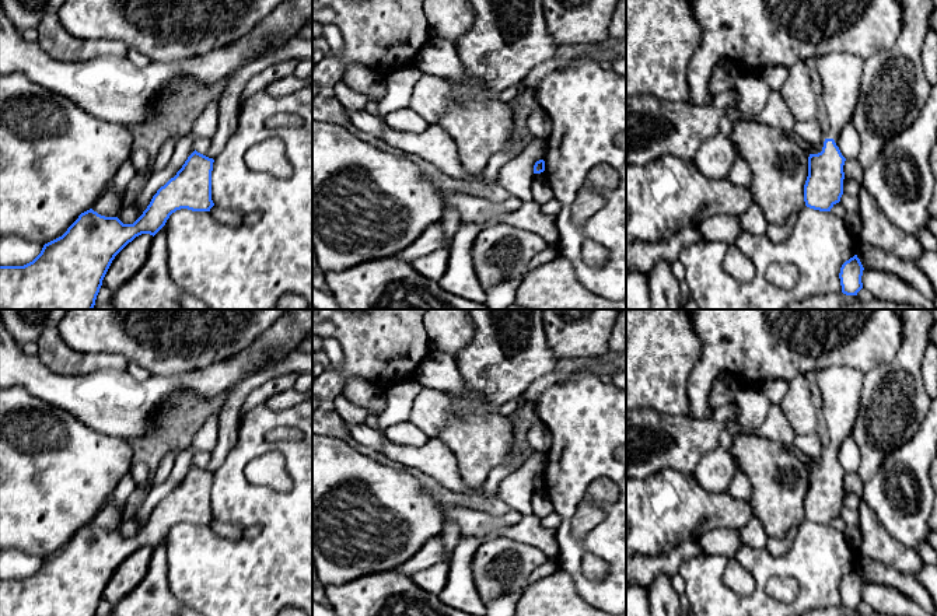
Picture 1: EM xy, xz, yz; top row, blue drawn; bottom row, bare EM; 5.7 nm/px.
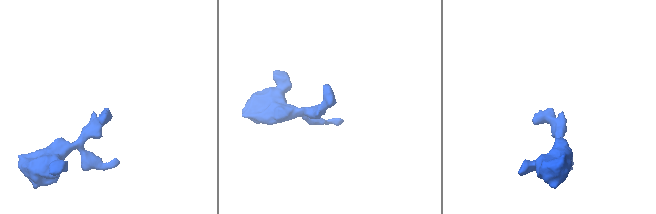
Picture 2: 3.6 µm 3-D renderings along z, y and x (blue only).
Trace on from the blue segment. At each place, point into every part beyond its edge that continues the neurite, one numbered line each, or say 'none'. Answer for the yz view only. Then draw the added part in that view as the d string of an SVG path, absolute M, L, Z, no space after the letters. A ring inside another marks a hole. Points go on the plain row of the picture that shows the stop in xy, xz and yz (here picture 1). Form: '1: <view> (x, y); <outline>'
1: yz (841, 388); M832 365L817 374L829 433L828 452L836 454L842 442L854 434L863 384L864 374L852 367Z

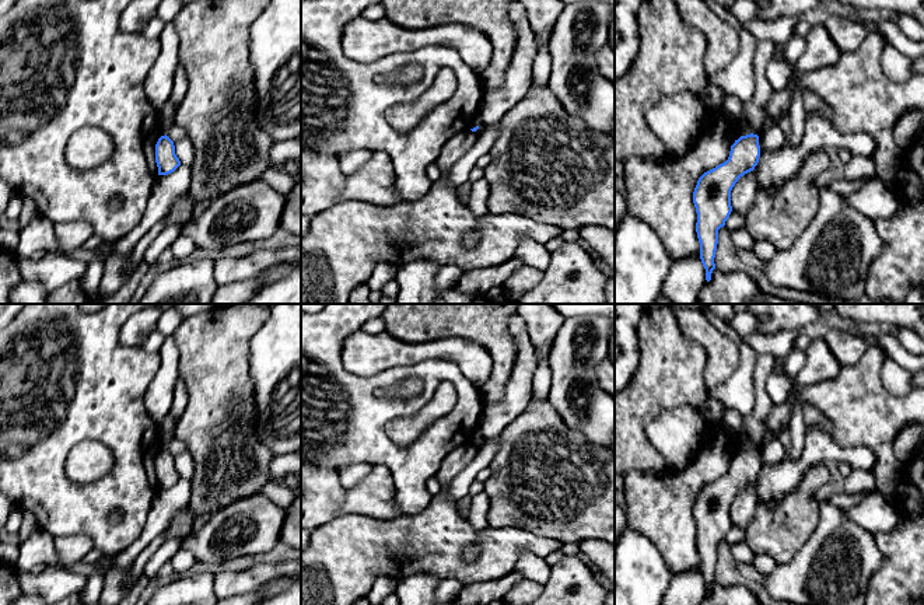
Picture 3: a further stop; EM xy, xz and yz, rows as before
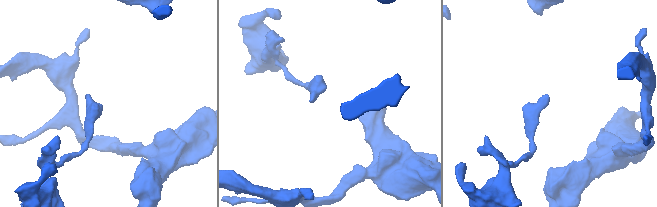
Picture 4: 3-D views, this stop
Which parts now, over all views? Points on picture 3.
1: yz (753, 429); M760 354L753 371L755 384L755 406L752 413L742 420L739 440L742 443L742 450L760 447L762 440L767 433L767 417L773 410L774 405L770 401L764 381L767 375L774 370L774 357L771 354Z

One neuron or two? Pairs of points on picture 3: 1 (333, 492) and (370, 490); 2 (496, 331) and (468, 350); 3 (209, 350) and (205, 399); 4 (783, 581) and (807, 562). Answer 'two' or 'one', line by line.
1: two
2: two
3: one
4: one

